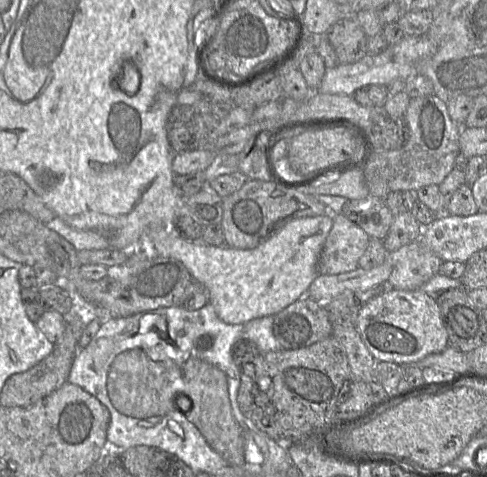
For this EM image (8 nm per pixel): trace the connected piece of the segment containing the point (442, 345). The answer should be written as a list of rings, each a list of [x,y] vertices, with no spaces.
[[[385,285],[385,290],[370,299],[359,311],[356,330],[376,361],[408,366],[448,347],[448,333],[435,296],[421,290],[404,291]]]

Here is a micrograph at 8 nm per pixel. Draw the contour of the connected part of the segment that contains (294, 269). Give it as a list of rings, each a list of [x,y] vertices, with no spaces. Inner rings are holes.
[[[329,212],[322,216],[295,219],[254,249],[236,249],[227,245],[211,246],[202,238],[188,241],[176,235],[172,227],[165,226],[163,222],[152,222],[147,227],[147,232],[159,256],[182,262],[194,281],[202,283],[208,289],[209,304],[214,307],[223,322],[244,324],[256,318],[275,316],[307,294],[311,283],[318,275],[317,264],[332,226],[333,215]]]

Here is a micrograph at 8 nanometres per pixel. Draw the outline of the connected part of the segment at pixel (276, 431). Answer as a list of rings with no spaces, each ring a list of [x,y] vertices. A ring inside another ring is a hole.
[[[333,336],[308,347],[279,351],[263,351],[255,343],[241,340],[234,346],[234,358],[240,370],[237,394],[240,411],[261,431],[285,446],[315,438],[318,432],[333,421],[337,408],[349,397],[354,379],[346,352]]]

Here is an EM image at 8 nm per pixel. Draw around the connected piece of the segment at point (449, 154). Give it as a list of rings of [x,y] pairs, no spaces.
[[[431,94],[428,96],[410,98],[402,121],[408,130],[408,139],[405,144],[397,150],[370,151],[364,162],[364,178],[370,195],[384,200],[391,192],[417,192],[420,188],[428,185],[435,184],[439,186],[454,169],[456,156],[460,153],[459,139],[462,126],[451,119],[446,102],[436,95]]]

